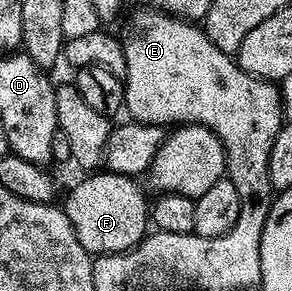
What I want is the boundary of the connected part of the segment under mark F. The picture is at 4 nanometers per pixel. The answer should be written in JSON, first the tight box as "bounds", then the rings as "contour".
{"bounds":[62,170,150,257],"contour":[[[105,170],[104,175],[101,173],[88,173],[83,176],[81,183],[76,183],[68,191],[68,196],[62,202],[62,209],[66,213],[66,217],[70,221],[70,225],[74,225],[74,233],[78,233],[78,241],[82,241],[82,249],[86,249],[89,255],[95,257],[98,255],[117,255],[119,251],[130,251],[141,246],[140,243],[144,239],[144,234],[150,231],[150,199],[144,196],[144,191],[139,187],[137,180],[131,175],[115,175],[113,171]]]}

